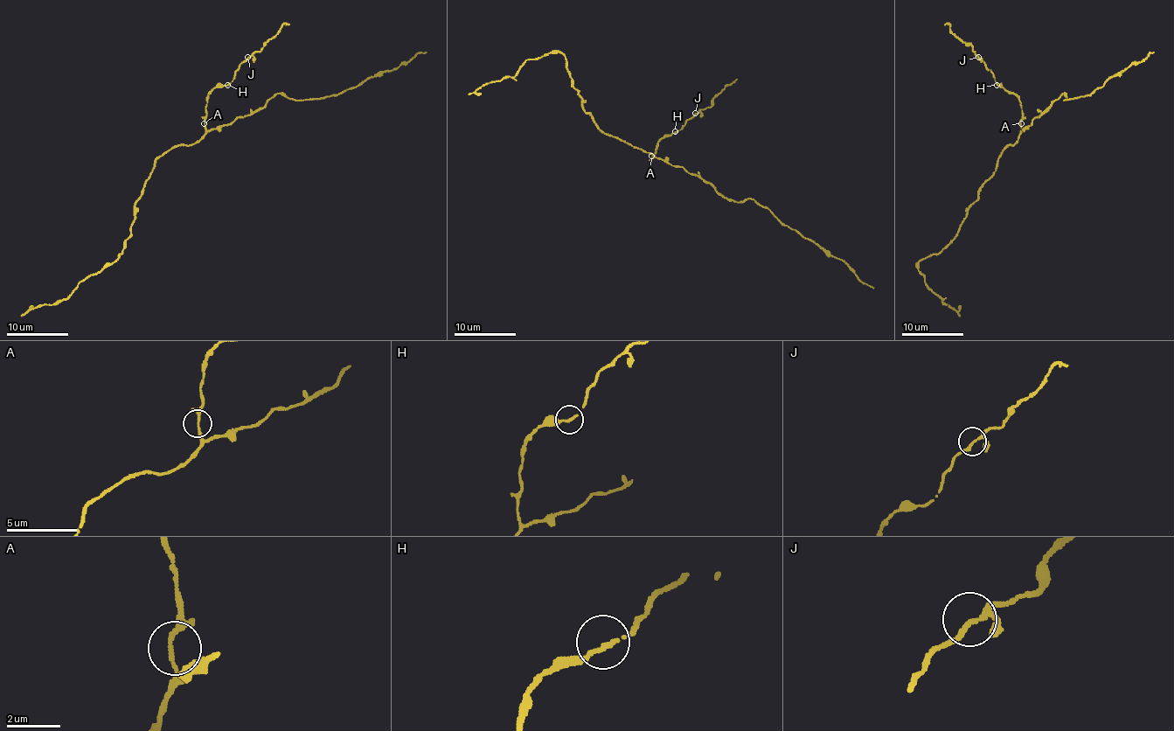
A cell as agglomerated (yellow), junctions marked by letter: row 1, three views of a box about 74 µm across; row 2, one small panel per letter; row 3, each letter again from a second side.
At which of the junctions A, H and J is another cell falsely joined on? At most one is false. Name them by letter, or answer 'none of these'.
none of these

